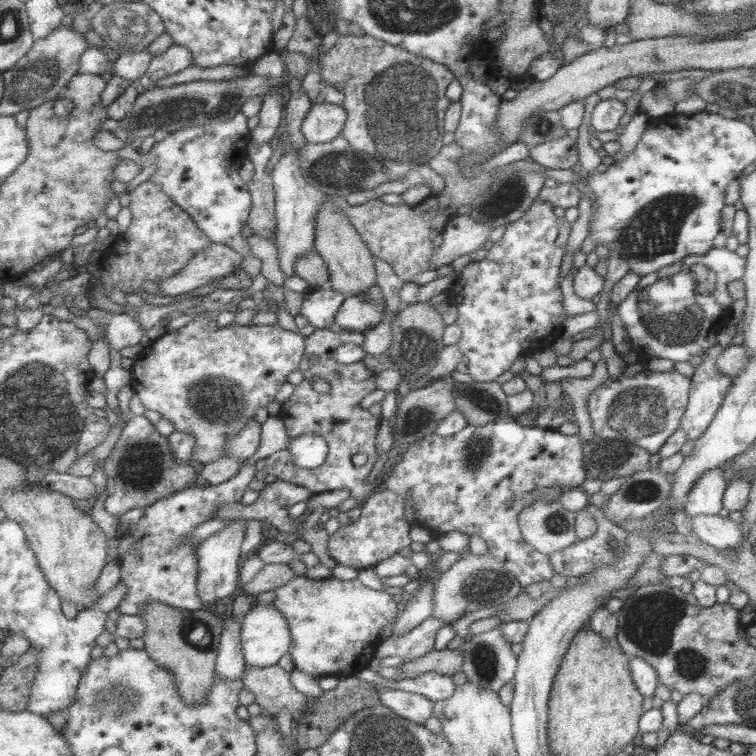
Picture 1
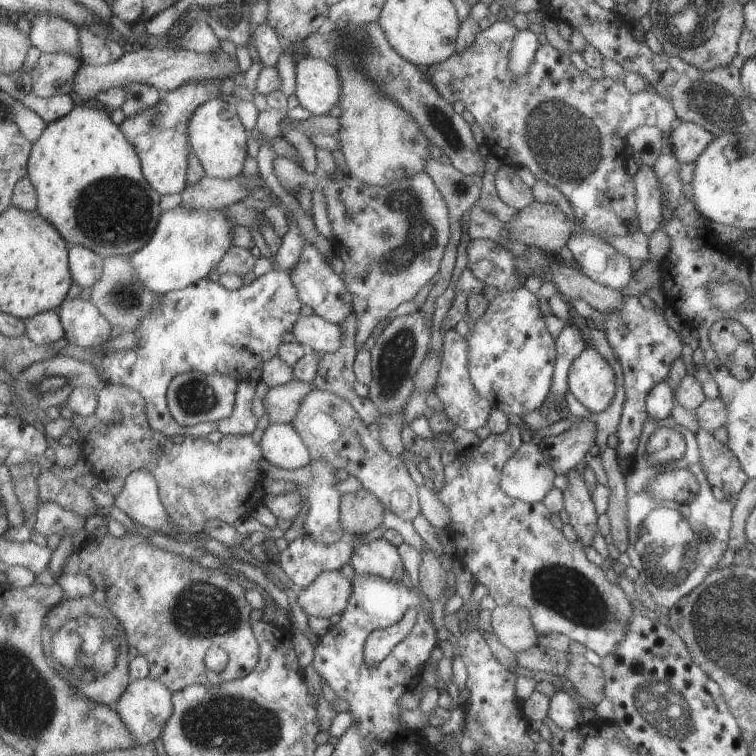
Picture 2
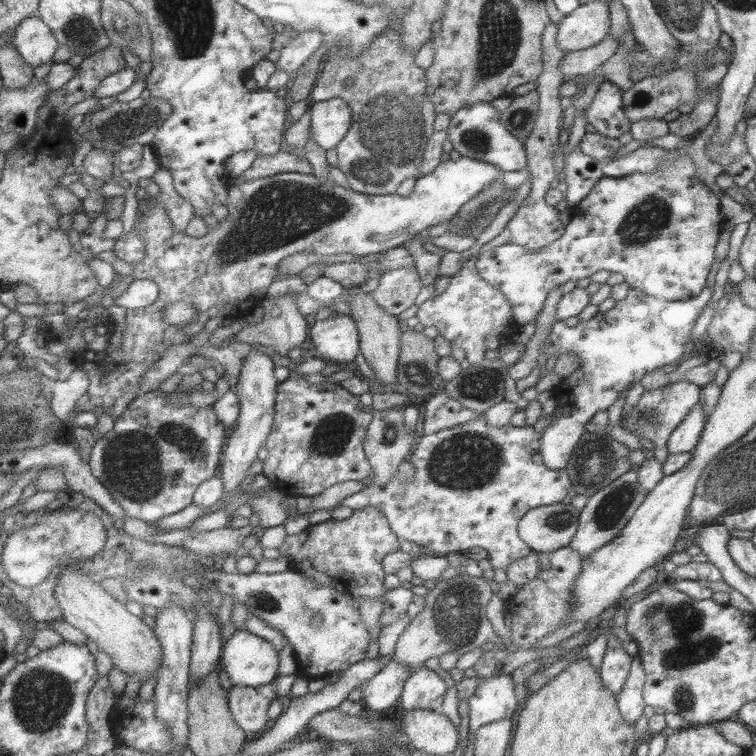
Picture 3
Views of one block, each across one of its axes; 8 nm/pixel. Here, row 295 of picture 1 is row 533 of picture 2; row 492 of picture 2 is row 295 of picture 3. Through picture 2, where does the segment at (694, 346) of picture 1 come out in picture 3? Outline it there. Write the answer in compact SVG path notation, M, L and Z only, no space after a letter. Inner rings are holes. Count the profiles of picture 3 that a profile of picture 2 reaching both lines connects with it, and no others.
M705 286L696 298L685 301L660 301L647 296L643 290L630 288L623 300L615 301L615 306L607 312L597 312L593 318L585 322L579 321L575 326L567 326L562 320L556 320L551 327L542 352L547 357L550 354L575 353L579 359L578 370L566 378L561 379L553 388L556 398L556 414L559 415L555 422L540 433L540 451L544 465L551 470L564 469L571 449L575 448L577 440L587 431L583 425L590 420L596 412L606 410L627 385L639 381L646 372L661 368L665 364L676 362L683 354L683 346L691 338L691 328L695 319L701 314L712 295L712 288Z

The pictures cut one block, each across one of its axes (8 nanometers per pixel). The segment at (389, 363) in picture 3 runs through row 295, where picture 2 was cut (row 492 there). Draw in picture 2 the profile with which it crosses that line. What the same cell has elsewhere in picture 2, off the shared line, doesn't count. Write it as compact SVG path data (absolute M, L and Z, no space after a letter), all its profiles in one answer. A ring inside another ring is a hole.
M368 489L348 493L342 499L341 522L345 534L365 535L383 526L385 506Z

